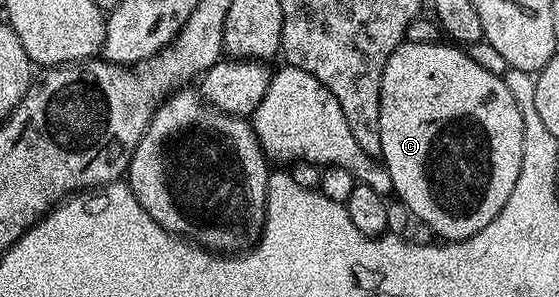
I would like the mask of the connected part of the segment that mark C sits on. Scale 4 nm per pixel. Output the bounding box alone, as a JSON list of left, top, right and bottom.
[381,41,523,241]

